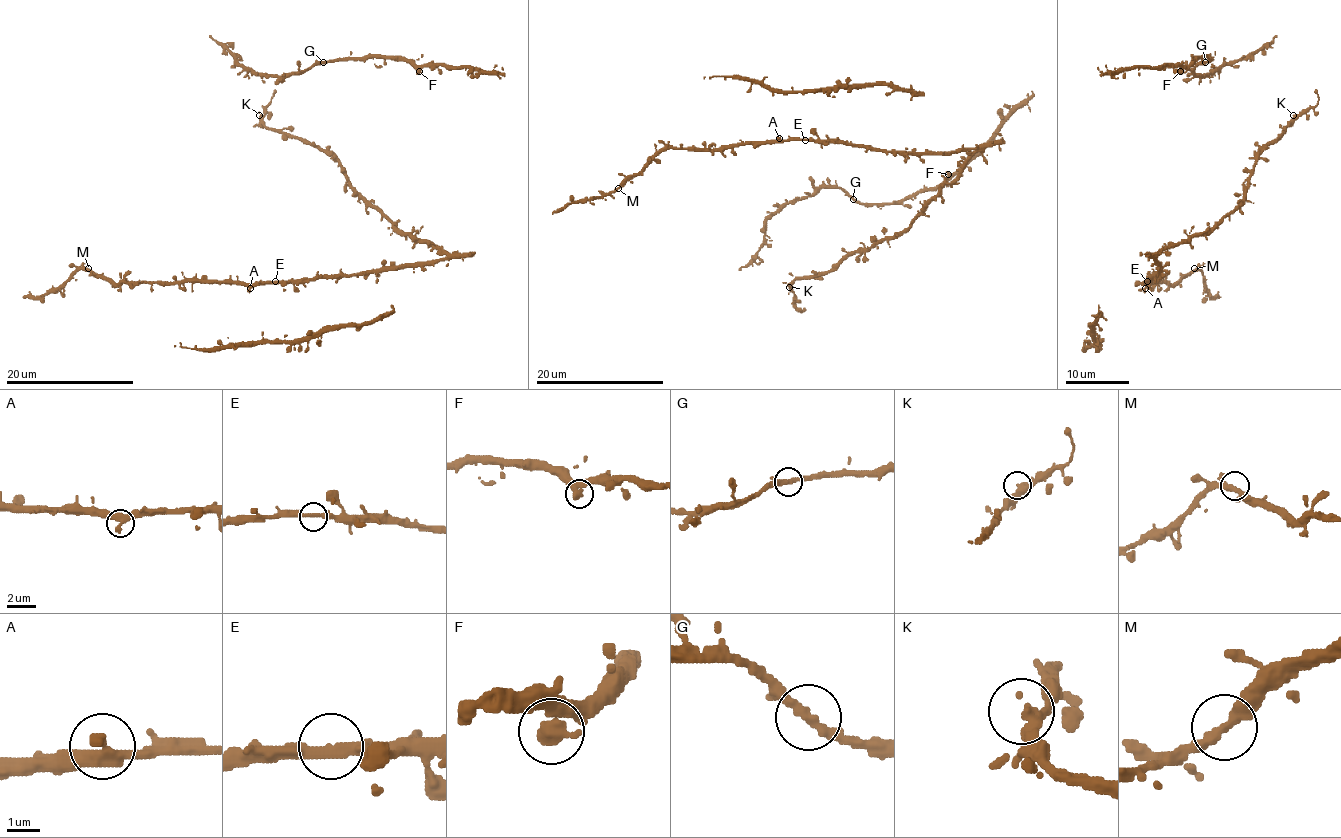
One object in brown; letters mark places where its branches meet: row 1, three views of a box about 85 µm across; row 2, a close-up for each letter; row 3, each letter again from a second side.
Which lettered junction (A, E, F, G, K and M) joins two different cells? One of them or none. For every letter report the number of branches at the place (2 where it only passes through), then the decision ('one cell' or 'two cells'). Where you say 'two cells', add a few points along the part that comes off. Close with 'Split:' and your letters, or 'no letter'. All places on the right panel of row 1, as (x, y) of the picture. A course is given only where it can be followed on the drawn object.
A: 2 | one cell
E: 2 | one cell
F: 2 | one cell
G: 2 | one cell
K: 2 | one cell
M: 2 | one cell
Split: no letter

